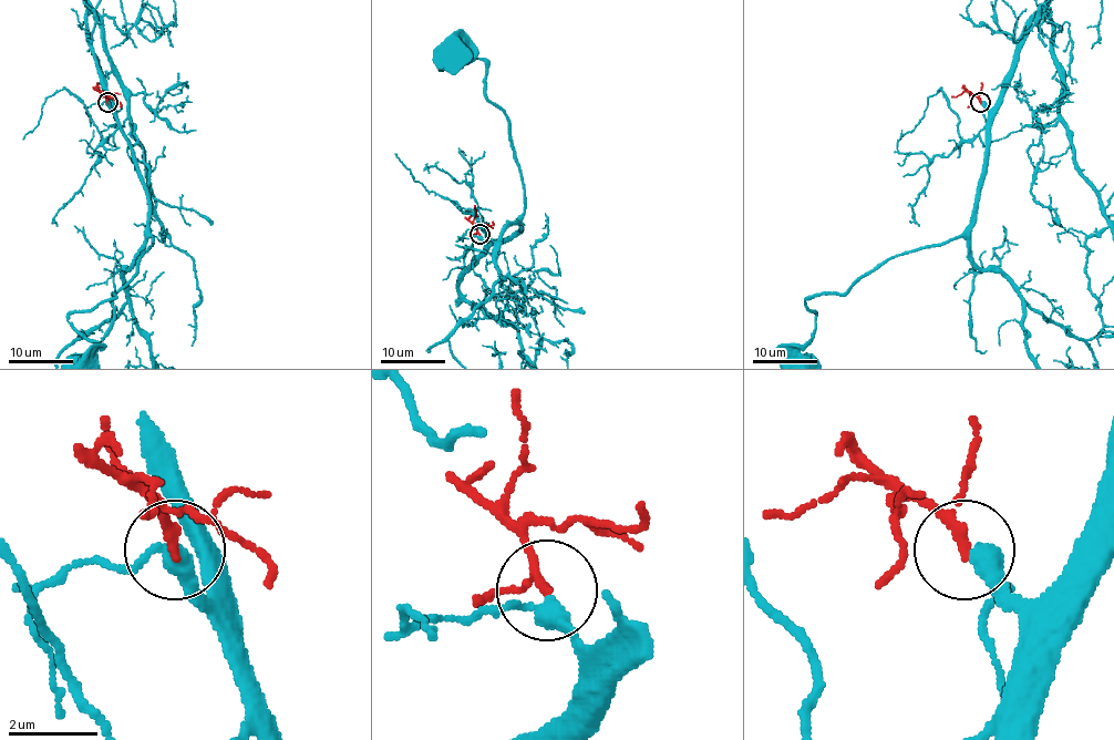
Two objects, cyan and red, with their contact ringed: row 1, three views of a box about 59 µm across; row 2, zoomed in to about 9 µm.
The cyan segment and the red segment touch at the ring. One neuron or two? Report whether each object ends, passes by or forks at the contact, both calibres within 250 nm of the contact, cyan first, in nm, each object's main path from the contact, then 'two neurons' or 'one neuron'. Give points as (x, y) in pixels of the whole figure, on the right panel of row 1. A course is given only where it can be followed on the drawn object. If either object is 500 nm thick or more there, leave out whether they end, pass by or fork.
cyan passes by; red passes by; 360 nm thick on the cyan side, 180 nm on the other; cyan runs (981, 101), (988, 160), (975, 221), (960, 235), (888, 257), (845, 293), (807, 298), (816, 328), (798, 366); red runs (980, 101), (969, 92), (951, 96); one neuron

